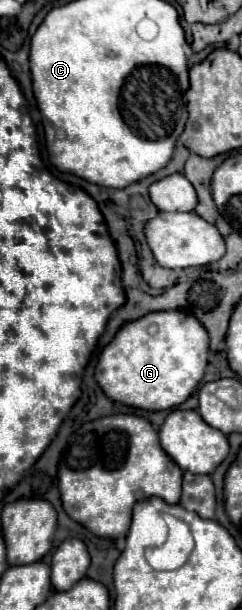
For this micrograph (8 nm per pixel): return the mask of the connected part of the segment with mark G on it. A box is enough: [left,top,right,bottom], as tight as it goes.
[94,310,208,410]

